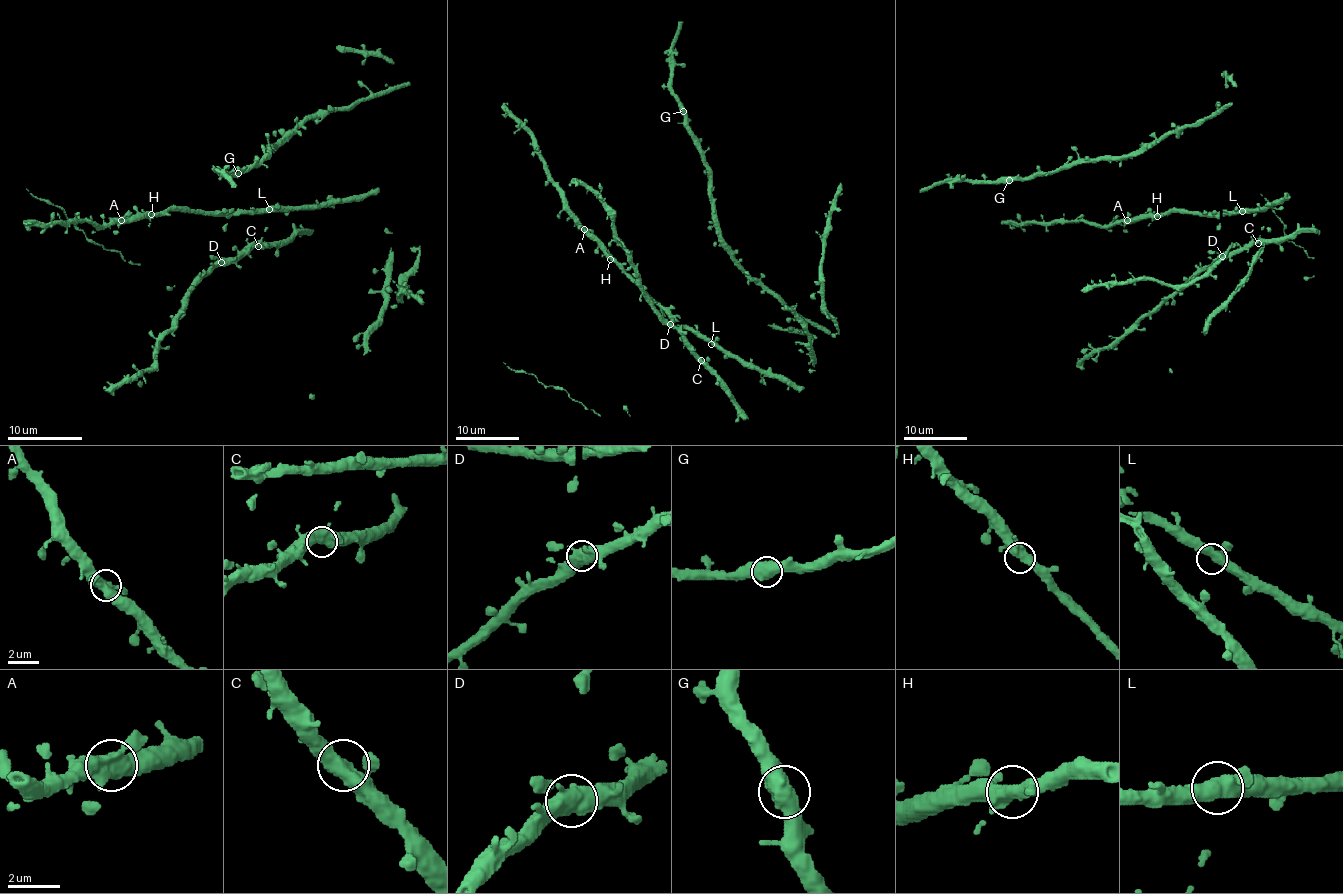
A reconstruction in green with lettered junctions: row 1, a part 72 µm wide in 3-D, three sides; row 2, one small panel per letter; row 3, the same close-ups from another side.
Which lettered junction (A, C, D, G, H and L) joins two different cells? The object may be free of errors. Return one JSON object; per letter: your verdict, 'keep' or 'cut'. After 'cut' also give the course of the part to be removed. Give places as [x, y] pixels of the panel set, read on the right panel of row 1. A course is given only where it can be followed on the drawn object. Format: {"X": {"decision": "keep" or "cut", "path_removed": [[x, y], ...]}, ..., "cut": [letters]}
{"A": {"decision": "keep"}, "C": {"decision": "keep"}, "D": {"decision": "keep"}, "G": {"decision": "keep"}, "H": {"decision": "keep"}, "L": {"decision": "keep"}, "cut": []}

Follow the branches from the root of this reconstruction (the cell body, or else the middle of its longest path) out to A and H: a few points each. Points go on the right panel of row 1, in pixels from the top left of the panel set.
A: (1235, 206), (1237, 211), (1224, 214), (1162, 212), (1139, 214), (1127, 220)
H: (1235, 206), (1237, 211), (1224, 214), (1163, 212), (1157, 216)

